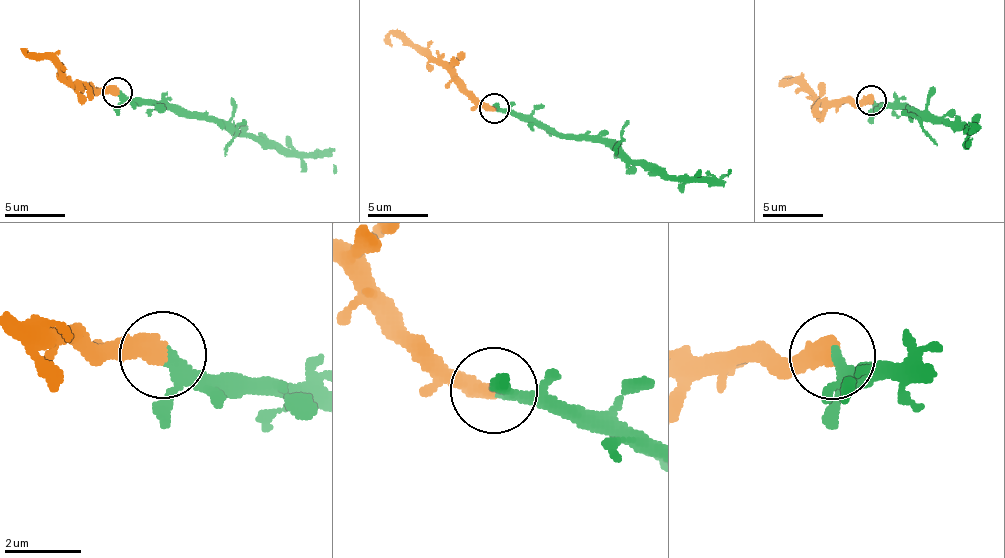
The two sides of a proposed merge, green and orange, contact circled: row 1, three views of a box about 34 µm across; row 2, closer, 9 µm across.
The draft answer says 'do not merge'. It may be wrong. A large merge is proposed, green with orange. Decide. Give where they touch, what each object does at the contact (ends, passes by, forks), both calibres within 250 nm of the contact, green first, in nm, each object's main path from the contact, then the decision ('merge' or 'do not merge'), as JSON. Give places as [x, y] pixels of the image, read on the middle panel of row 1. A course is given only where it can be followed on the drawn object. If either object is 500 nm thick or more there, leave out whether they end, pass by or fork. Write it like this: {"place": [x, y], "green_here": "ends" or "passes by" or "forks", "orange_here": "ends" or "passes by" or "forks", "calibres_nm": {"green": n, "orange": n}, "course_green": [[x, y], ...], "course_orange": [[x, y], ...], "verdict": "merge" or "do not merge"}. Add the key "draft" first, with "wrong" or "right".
{"draft": "wrong", "place": [494, 108], "green_here": "passes by", "orange_here": "ends", "calibres_nm": {"green": 200, "orange": 480}, "course_green": [[494, 109], [531, 114], [565, 135], [610, 141], [633, 161], [654, 164], [670, 175], [724, 181], [730, 170]], "course_orange": [[494, 109], [485, 109], [447, 70], [417, 48], [396, 36], [389, 40], [392, 45]], "verdict": "merge"}

